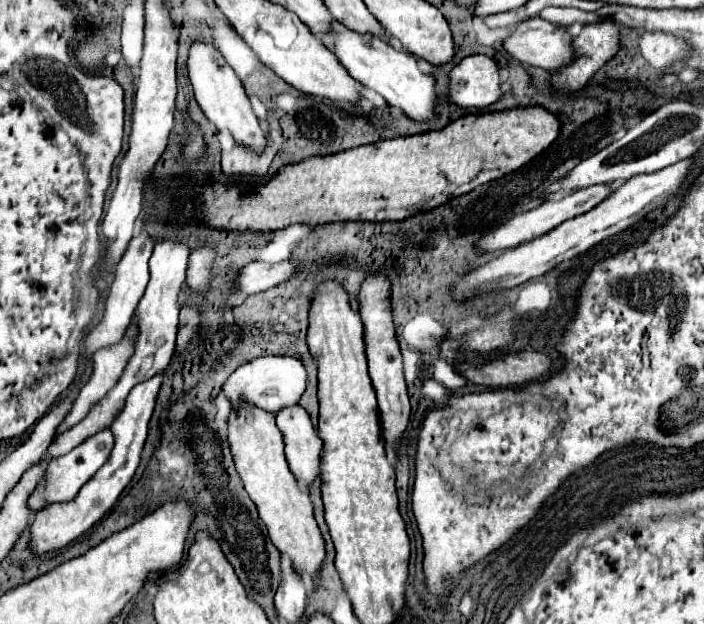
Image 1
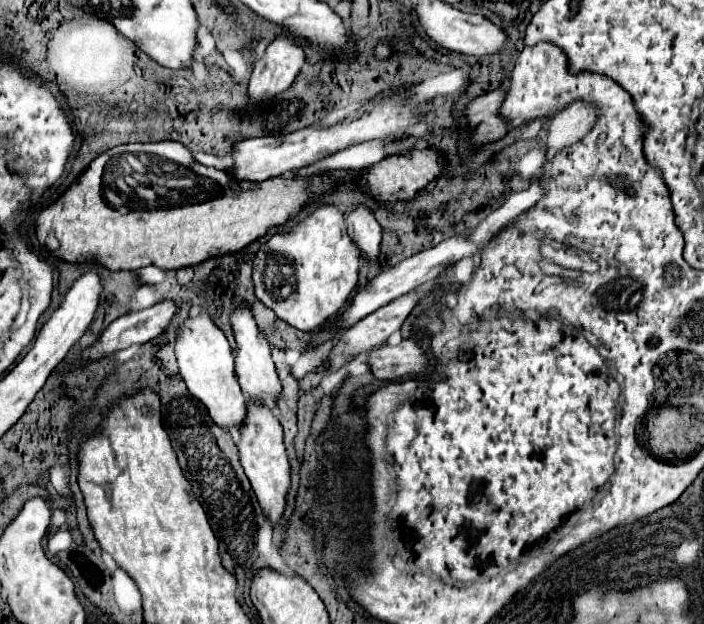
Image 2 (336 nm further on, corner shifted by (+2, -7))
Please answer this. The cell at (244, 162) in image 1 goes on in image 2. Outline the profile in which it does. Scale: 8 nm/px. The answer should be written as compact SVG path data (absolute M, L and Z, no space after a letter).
M277 37L265 49L263 57L257 61L255 71L249 81L249 99L253 103L265 103L287 91L295 75L305 65L305 53L295 39Z

